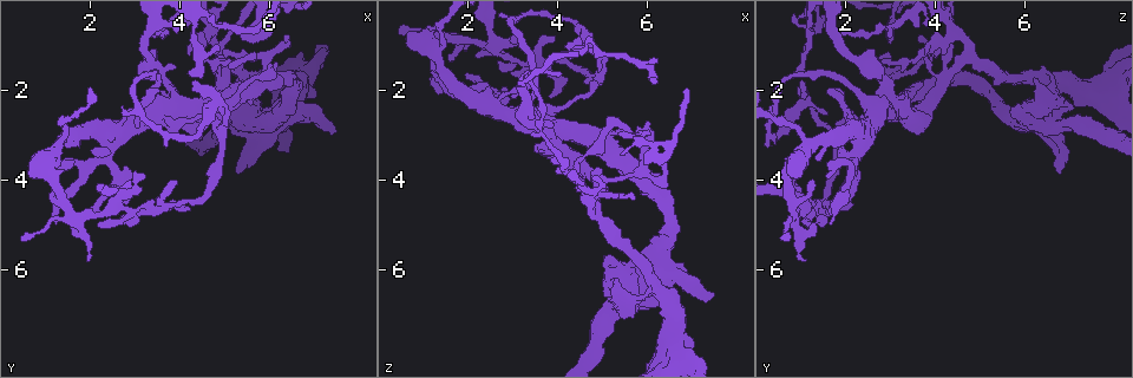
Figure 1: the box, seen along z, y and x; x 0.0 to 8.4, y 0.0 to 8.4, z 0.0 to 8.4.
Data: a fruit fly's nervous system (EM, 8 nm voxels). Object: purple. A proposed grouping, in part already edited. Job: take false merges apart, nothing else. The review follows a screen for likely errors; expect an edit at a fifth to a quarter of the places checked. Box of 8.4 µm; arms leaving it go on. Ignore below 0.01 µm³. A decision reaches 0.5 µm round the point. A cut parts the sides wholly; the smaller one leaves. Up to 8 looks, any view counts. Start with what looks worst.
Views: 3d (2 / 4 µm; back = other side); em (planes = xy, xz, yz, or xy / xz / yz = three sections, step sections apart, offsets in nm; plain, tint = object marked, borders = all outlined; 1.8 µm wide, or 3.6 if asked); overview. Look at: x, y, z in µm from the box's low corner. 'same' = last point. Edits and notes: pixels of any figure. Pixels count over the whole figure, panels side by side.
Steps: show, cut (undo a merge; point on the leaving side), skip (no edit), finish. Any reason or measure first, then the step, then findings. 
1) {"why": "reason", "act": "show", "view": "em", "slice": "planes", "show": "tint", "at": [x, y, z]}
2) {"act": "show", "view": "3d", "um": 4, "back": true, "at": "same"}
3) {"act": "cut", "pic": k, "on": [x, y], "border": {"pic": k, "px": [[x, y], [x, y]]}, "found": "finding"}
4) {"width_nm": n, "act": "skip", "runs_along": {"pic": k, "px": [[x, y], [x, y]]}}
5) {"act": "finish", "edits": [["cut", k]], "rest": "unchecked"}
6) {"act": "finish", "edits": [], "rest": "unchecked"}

{"why": "sharp bend", "act": "show", "view": "em", "slice": "xy", "step": 16, "show": "tint", "at": [2.40, 4.70, 1.10]}

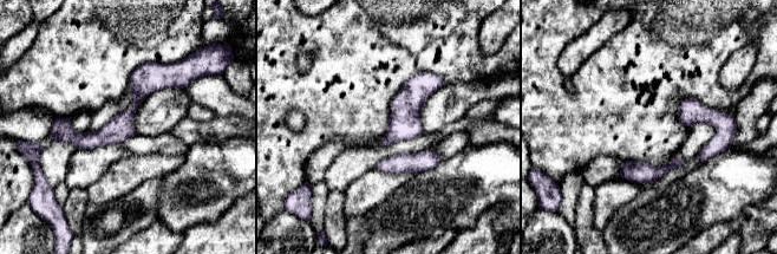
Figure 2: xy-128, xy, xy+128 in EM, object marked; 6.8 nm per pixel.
{"why": "another direction", "act": "show", "view": "em", "slice": "planes", "show": "tint", "at": "same"}

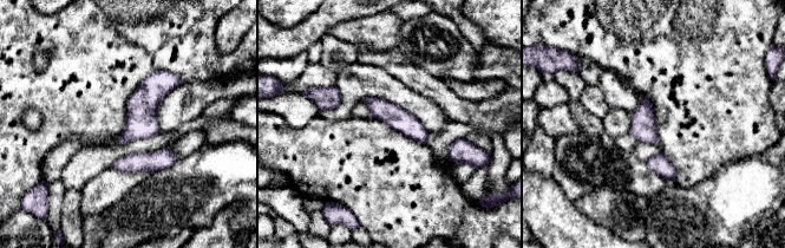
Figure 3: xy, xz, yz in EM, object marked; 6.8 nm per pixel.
{"width_nm": 160, "act": "skip", "runs_along": {"pic": 3, "px": [[368, 99], [405, 122], [424, 139]]}, "found": "all the same neuron"}

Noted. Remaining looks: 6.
{"why": "calibre changes", "act": "show", "view": "em", "um": 3.6, "slice": "planes", "show": "borders", "at": [5.65, 2.45, 6.65]}

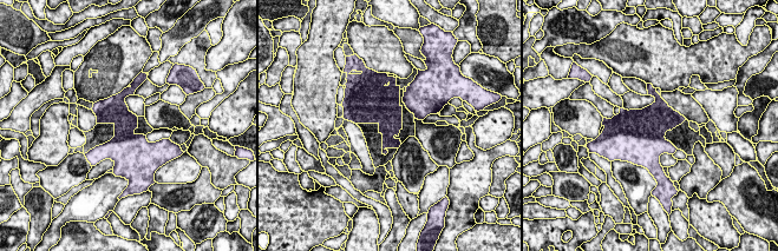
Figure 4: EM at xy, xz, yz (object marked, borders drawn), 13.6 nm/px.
{"act": "skip", "found": "one neuron here"}

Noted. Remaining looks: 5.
{"why": "three arms meet", "act": "show", "view": "em", "slice": "planes", "show": "plain", "at": [1.35, 3.15, 1.35]}

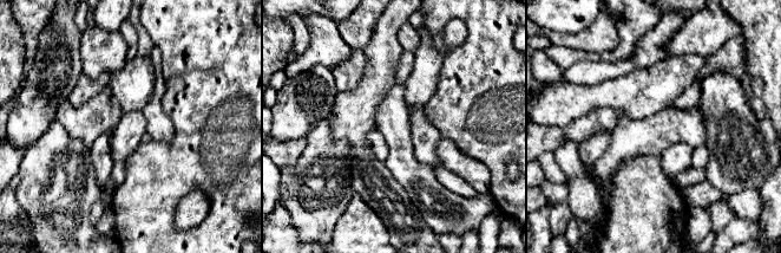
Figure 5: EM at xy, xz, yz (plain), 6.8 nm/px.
{"why": "with the object marked", "act": "show", "view": "em", "slice": "planes", "show": "tint", "at": "same"}

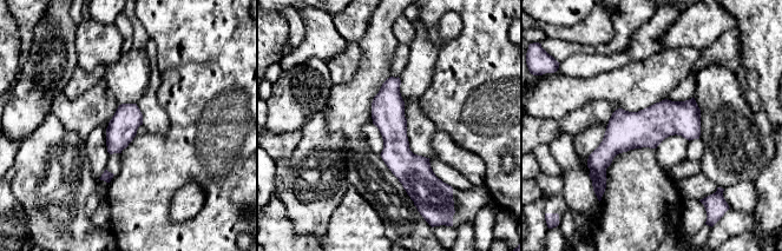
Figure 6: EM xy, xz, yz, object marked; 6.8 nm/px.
{"act": "skip", "found": "continuous, no second neuron"}

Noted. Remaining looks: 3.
{"act": "finish", "edits": [], "rest": "unchecked"}

